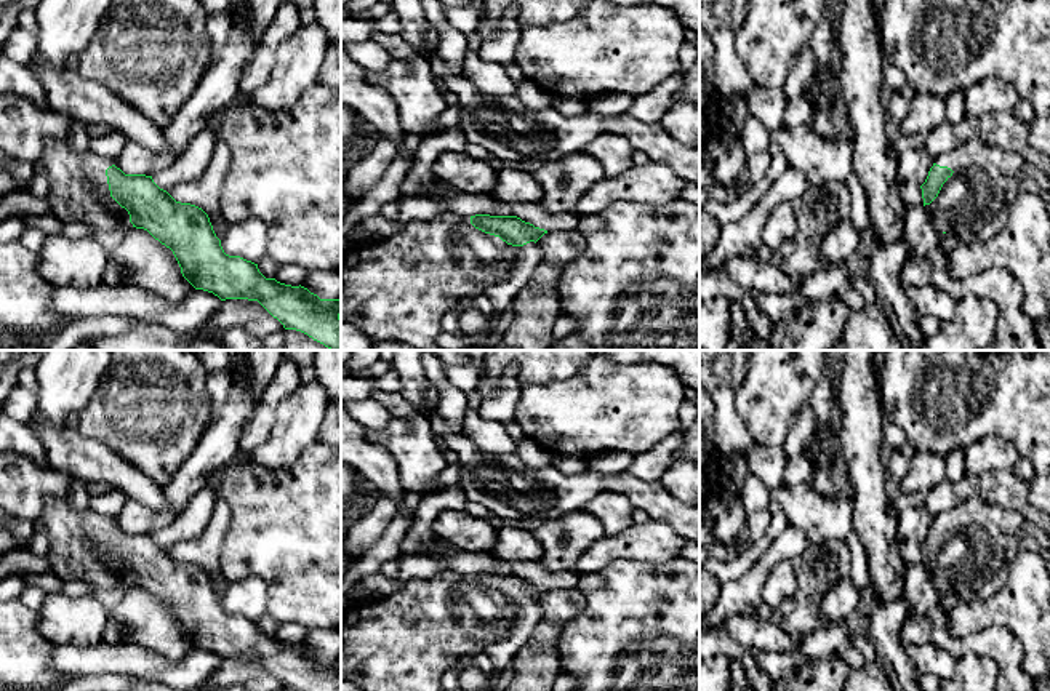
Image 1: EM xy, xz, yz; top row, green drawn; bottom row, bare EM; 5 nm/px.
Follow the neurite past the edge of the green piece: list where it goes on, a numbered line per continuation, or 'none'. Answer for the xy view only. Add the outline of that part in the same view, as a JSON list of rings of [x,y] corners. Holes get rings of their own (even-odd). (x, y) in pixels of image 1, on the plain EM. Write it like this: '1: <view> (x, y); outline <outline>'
1: xy (79, 549); outline [[[46,497],[38,518],[50,537],[45,555],[62,581],[80,579],[101,592],[130,576],[110,555],[106,528],[114,517],[90,507],[75,510],[66,499]]]

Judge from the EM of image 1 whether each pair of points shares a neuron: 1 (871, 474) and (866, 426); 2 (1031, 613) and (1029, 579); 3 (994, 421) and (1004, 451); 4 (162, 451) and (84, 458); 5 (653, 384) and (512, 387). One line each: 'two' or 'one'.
1: one
2: one
3: two
4: two
5: two

